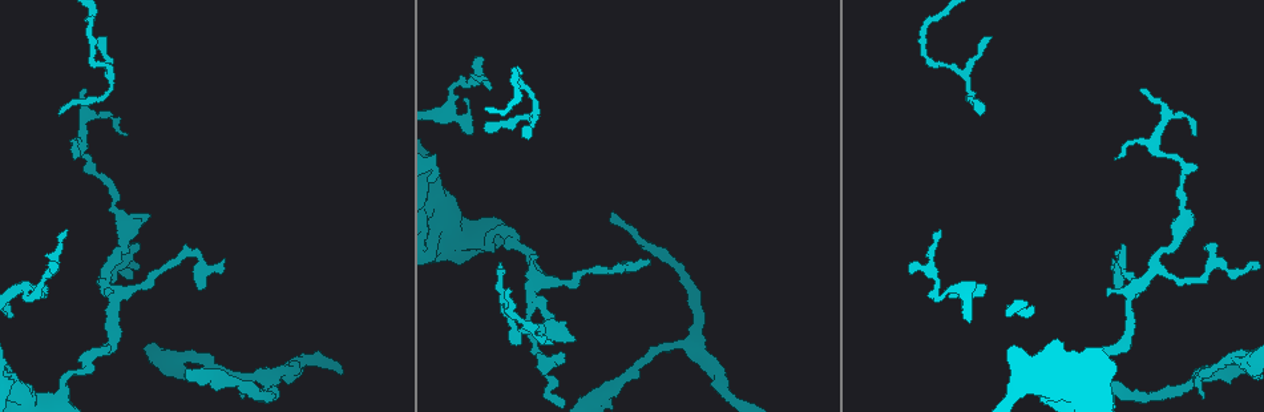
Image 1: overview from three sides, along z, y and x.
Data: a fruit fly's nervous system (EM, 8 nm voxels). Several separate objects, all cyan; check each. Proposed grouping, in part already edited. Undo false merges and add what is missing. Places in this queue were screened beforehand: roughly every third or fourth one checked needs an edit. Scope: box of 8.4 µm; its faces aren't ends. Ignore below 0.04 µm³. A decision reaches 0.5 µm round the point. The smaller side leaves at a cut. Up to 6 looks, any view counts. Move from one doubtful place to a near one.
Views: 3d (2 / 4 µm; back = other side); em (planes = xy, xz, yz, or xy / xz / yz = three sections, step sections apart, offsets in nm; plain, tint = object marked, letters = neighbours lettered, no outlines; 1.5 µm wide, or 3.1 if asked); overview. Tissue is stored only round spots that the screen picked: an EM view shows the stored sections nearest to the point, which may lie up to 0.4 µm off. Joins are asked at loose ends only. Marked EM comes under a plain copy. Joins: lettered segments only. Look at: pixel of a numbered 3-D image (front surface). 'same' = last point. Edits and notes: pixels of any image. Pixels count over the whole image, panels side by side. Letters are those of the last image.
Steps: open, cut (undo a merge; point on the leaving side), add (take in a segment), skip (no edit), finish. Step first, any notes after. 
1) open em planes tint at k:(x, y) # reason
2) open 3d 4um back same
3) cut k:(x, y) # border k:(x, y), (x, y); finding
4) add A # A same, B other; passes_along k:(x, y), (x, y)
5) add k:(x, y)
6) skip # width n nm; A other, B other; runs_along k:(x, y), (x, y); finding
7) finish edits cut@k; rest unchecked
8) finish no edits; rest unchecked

open em xy step 4 tint at 1:(1108, 292) # three arms meet

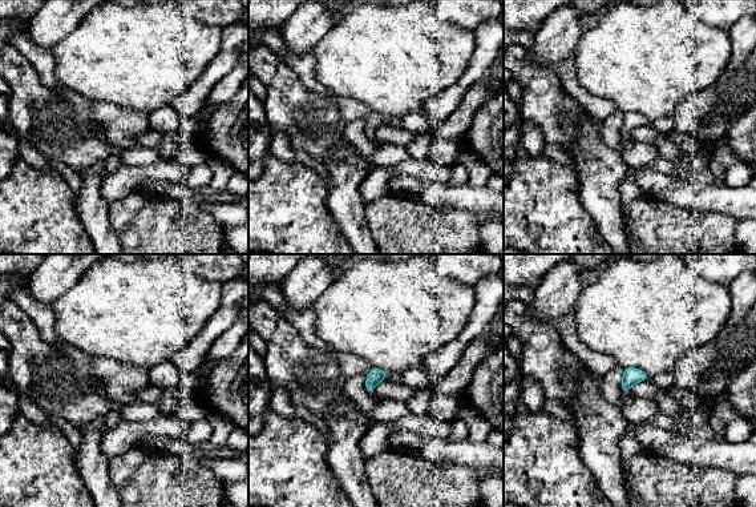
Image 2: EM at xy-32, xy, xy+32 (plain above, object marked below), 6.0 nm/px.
open em xy step 4 letters same # see the neighbours

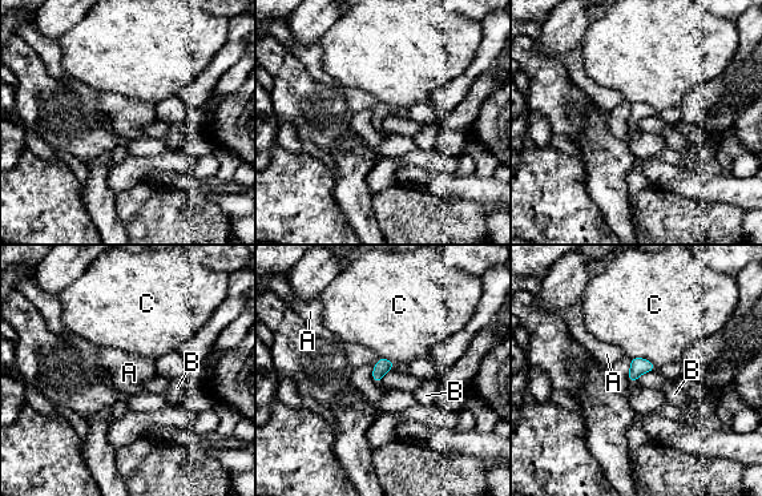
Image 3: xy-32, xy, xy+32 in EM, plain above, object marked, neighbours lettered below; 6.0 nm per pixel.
skip # A other, B other, C other; border 3:(379, 358), (373, 369); none of them fits

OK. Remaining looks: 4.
open 3d 2um at 1:(80, 375) # sudden change in width

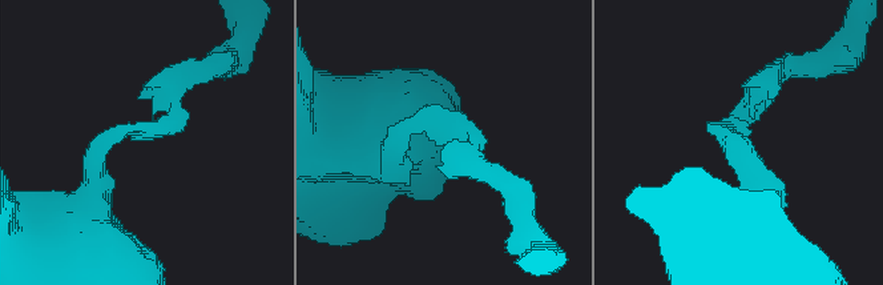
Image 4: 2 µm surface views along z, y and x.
open em xy step 8 letters at 4:(144, 129) # arm_widths 170, 340 nm; shape alone is not enough

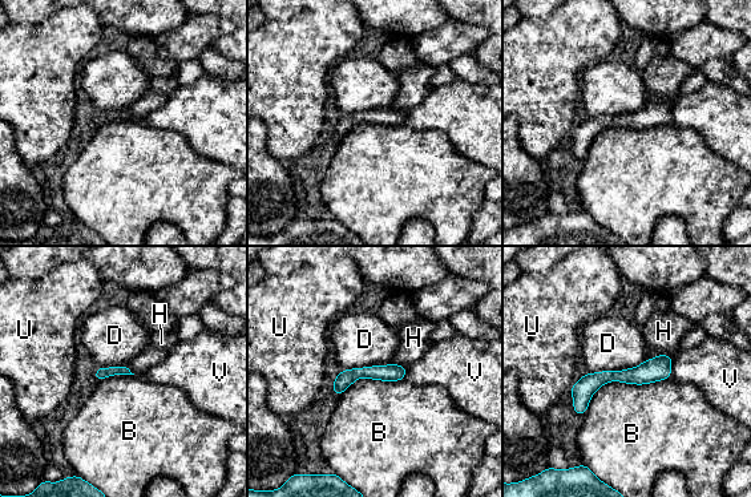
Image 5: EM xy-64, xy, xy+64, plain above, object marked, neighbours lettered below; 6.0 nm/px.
open em planes letters same # another direction

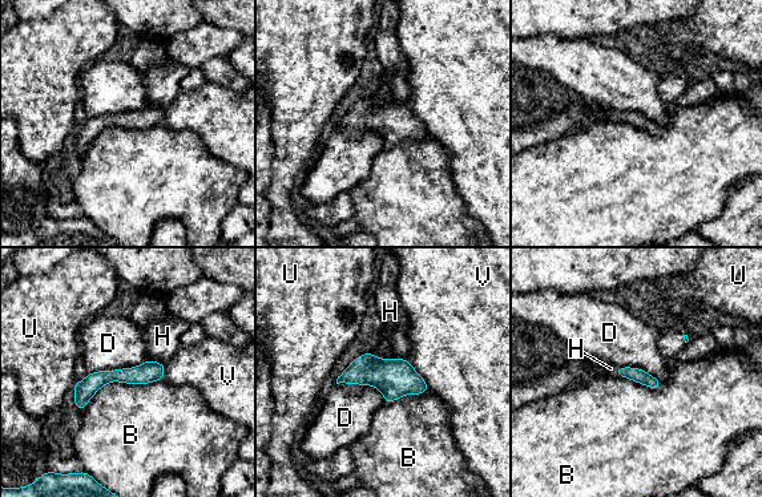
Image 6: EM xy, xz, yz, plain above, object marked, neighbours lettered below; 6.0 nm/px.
skip # width 90 nm; B other, D other, H other, U other, V other; runs_along 6:(161, 367), (103, 376), (79, 404); continuous, no second neuron

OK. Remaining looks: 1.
finish no edits; rest unchecked

